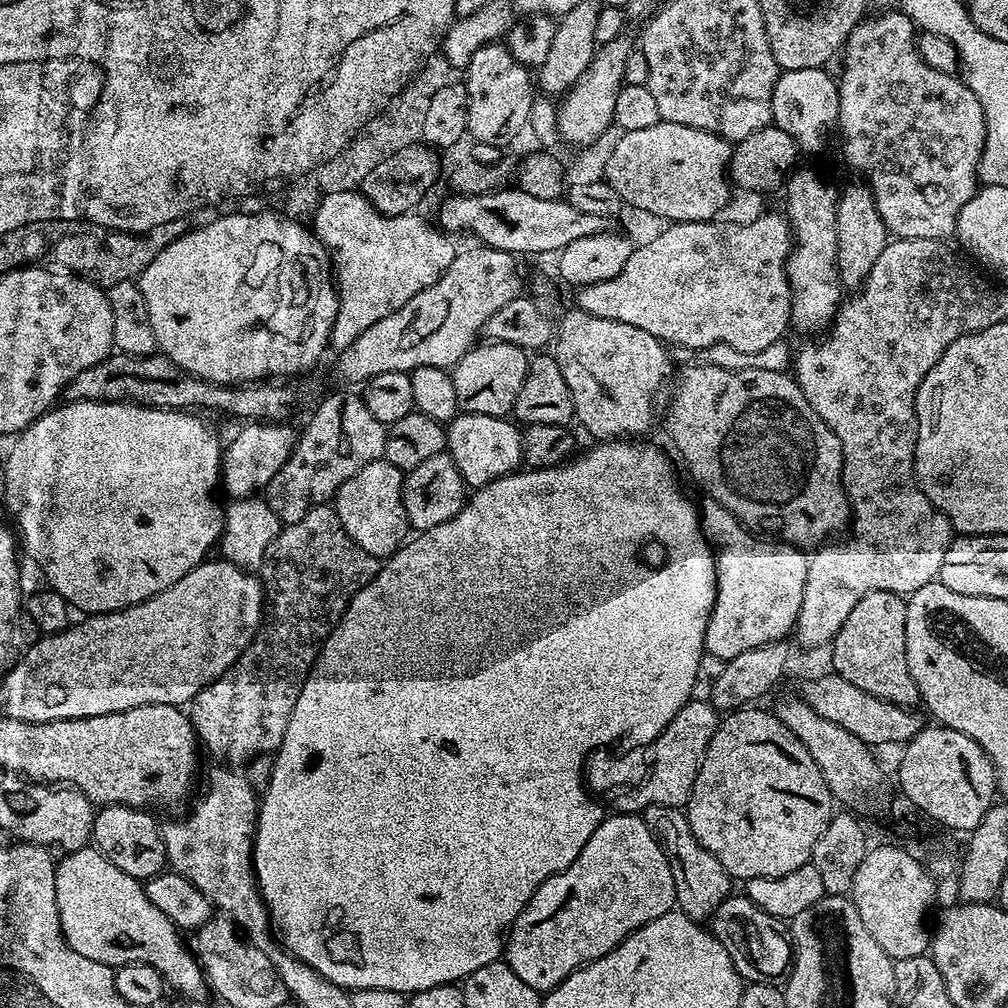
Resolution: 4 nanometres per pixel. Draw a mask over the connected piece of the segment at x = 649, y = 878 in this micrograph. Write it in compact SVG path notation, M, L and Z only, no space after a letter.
M612 814L600 823L598 830L594 830L594 834L590 834L590 842L586 842L586 846L582 846L582 854L578 854L578 858L574 858L574 862L569 868L546 878L546 882L542 882L538 886L538 890L530 898L528 905L520 912L518 919L512 923L506 937L506 962L514 970L514 974L518 974L518 978L522 978L522 982L526 982L526 986L530 986L541 994L547 994L562 983L571 972L576 972L584 965L610 954L610 950L614 950L634 930L638 930L643 924L654 922L654 918L662 918L662 914L671 912L676 907L674 874L670 870L668 855L665 854L659 840L648 827L648 823L636 814Z

